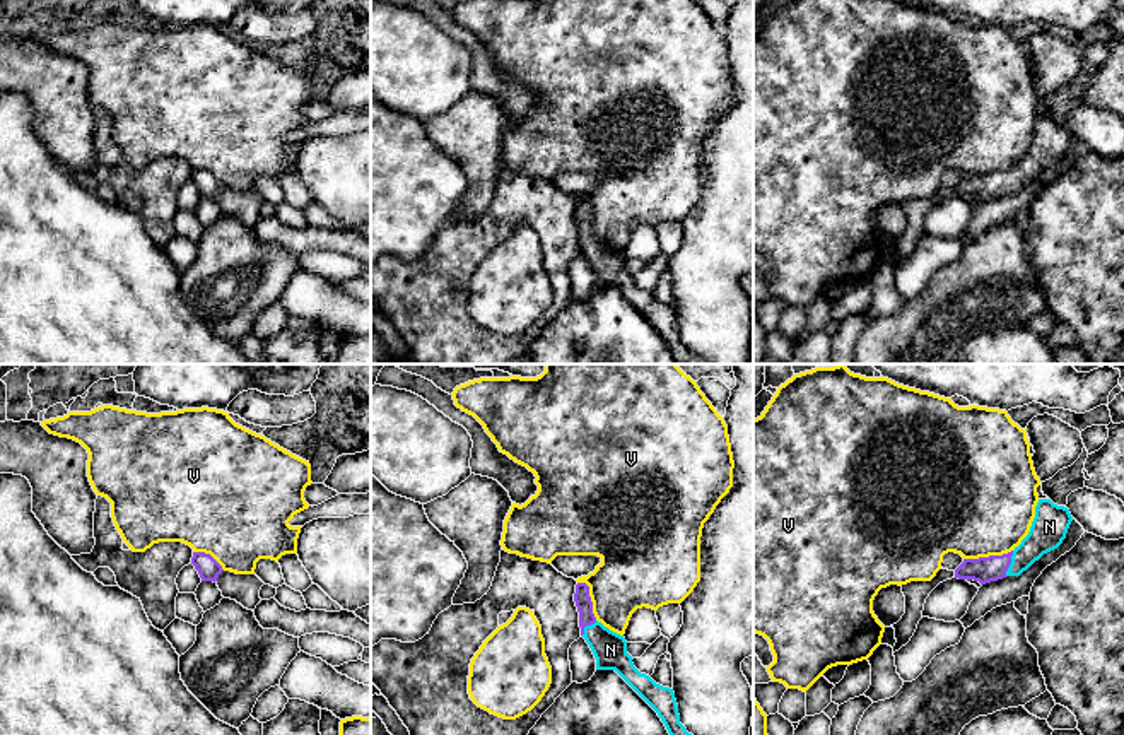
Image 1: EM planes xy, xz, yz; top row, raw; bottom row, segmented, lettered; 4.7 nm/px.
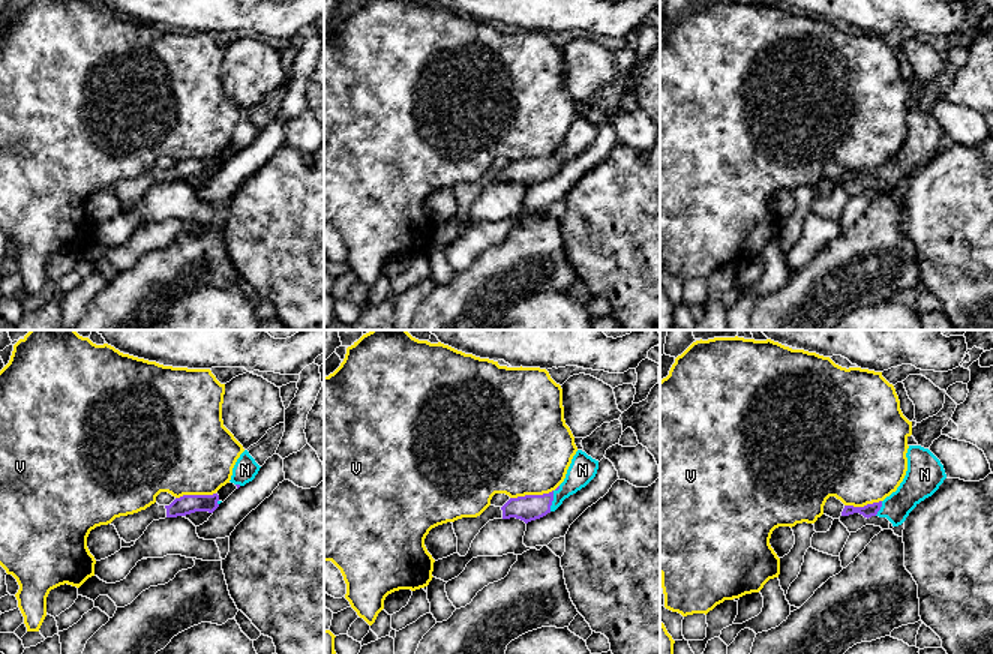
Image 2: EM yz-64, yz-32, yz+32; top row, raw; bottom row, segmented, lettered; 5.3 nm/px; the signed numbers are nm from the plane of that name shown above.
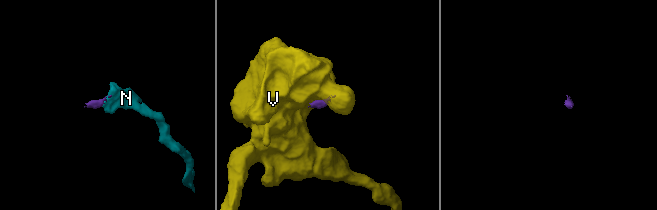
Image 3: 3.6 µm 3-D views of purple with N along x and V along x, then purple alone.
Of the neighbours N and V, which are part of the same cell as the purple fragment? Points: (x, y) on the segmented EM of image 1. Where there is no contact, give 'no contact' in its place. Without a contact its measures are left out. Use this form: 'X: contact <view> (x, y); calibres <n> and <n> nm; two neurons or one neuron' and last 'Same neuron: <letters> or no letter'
N: contact yz (1010, 563); calibres 130 and 170 nm; one neuron
V: contact yz (989, 556); calibres 130 and 500 nm; two neurons
Same neuron: N

